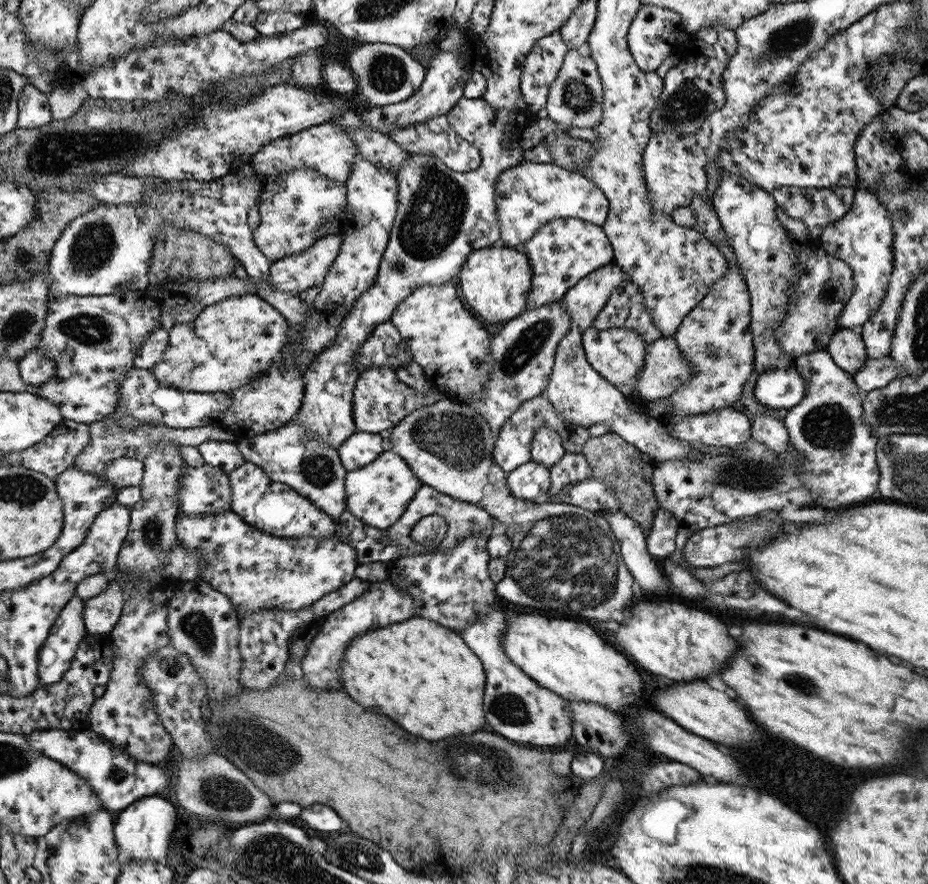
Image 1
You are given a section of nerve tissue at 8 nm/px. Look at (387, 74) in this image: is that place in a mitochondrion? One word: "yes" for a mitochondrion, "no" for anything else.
yes

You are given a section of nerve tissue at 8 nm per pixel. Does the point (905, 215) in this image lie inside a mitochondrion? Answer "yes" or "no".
yes

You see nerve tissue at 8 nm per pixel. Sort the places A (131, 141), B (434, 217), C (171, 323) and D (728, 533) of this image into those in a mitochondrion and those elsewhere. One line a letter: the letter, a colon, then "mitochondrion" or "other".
A: mitochondrion
B: mitochondrion
C: other
D: mitochondrion

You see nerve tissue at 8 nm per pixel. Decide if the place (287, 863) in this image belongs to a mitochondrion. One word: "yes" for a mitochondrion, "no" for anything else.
yes

